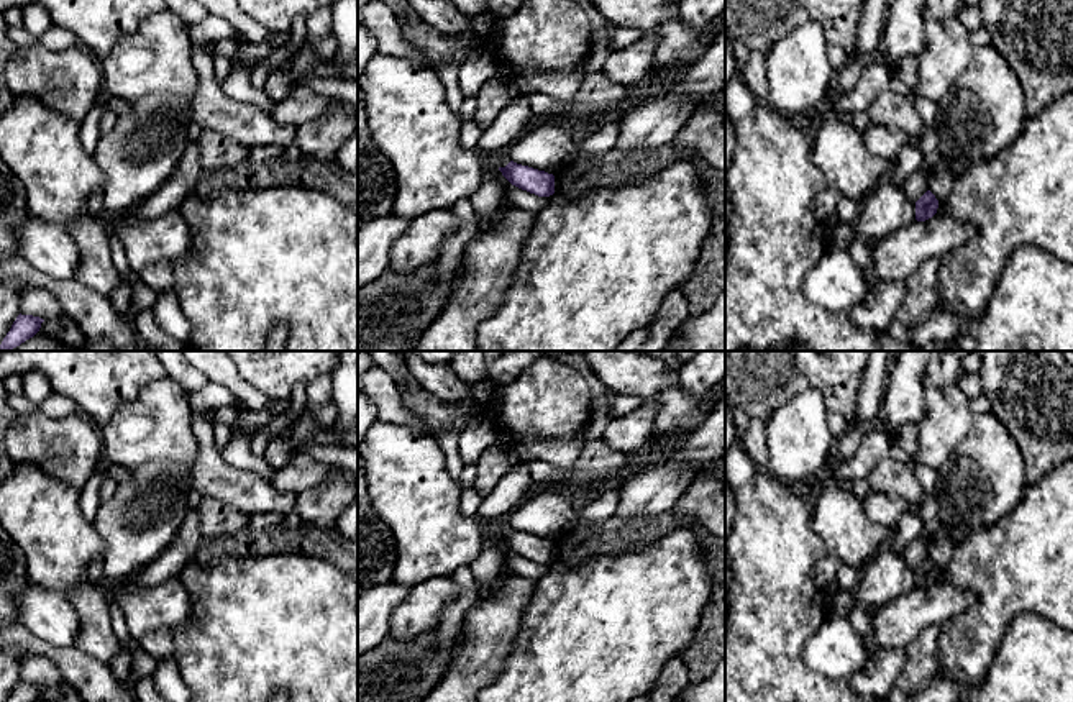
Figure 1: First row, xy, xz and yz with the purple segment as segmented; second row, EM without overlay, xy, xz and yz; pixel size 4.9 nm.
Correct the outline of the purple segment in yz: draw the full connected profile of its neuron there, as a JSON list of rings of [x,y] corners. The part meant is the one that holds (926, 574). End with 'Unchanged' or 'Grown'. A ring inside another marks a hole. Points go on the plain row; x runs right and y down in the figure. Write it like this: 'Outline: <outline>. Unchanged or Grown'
Outline: [[[927,558],[917,569],[915,569],[915,587],[925,589],[937,581],[938,568],[935,563]]]. Unchanged

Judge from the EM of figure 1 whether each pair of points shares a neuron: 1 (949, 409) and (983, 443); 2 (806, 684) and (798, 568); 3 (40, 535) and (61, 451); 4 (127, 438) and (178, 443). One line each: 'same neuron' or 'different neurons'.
1: different neurons
2: same neuron
3: same neuron
4: same neuron

